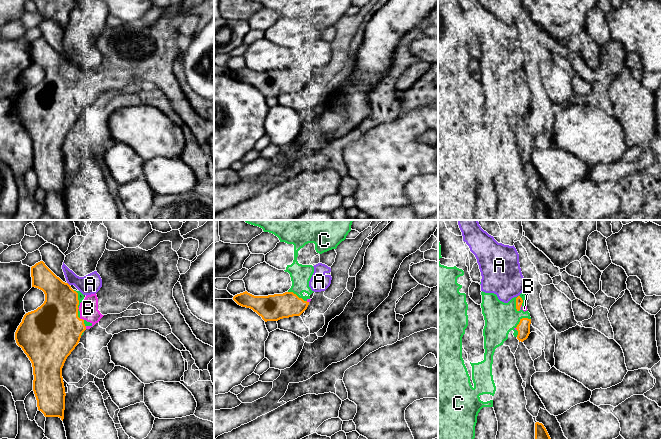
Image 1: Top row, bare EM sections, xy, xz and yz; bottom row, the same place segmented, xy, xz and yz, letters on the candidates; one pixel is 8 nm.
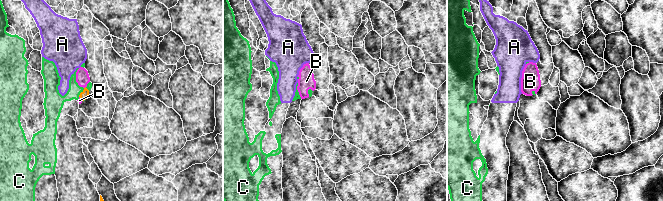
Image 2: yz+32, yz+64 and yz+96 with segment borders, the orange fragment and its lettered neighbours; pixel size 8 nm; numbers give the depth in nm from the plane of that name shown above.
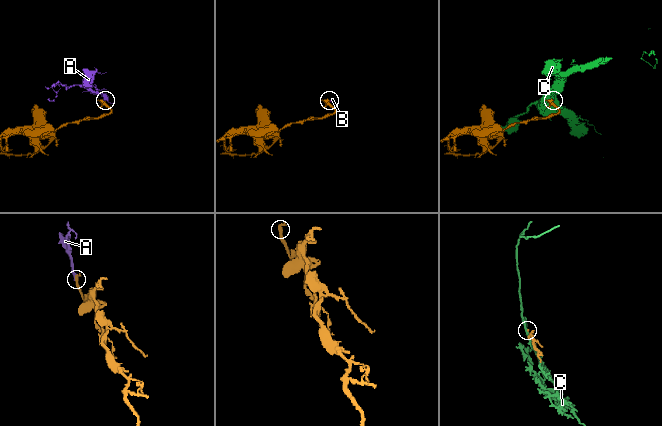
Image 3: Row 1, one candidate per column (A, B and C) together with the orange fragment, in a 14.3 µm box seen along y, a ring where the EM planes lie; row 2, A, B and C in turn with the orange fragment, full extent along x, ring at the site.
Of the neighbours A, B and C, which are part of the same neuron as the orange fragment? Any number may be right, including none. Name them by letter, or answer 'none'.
B

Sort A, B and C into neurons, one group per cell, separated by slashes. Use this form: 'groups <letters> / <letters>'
groups A / B / C

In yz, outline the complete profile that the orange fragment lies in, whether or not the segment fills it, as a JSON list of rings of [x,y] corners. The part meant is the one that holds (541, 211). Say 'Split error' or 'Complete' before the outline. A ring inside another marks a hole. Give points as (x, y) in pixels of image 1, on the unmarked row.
Complete. [[[539,198],[535,199],[535,218],[534,220],[555,220],[551,216],[544,201]]]

